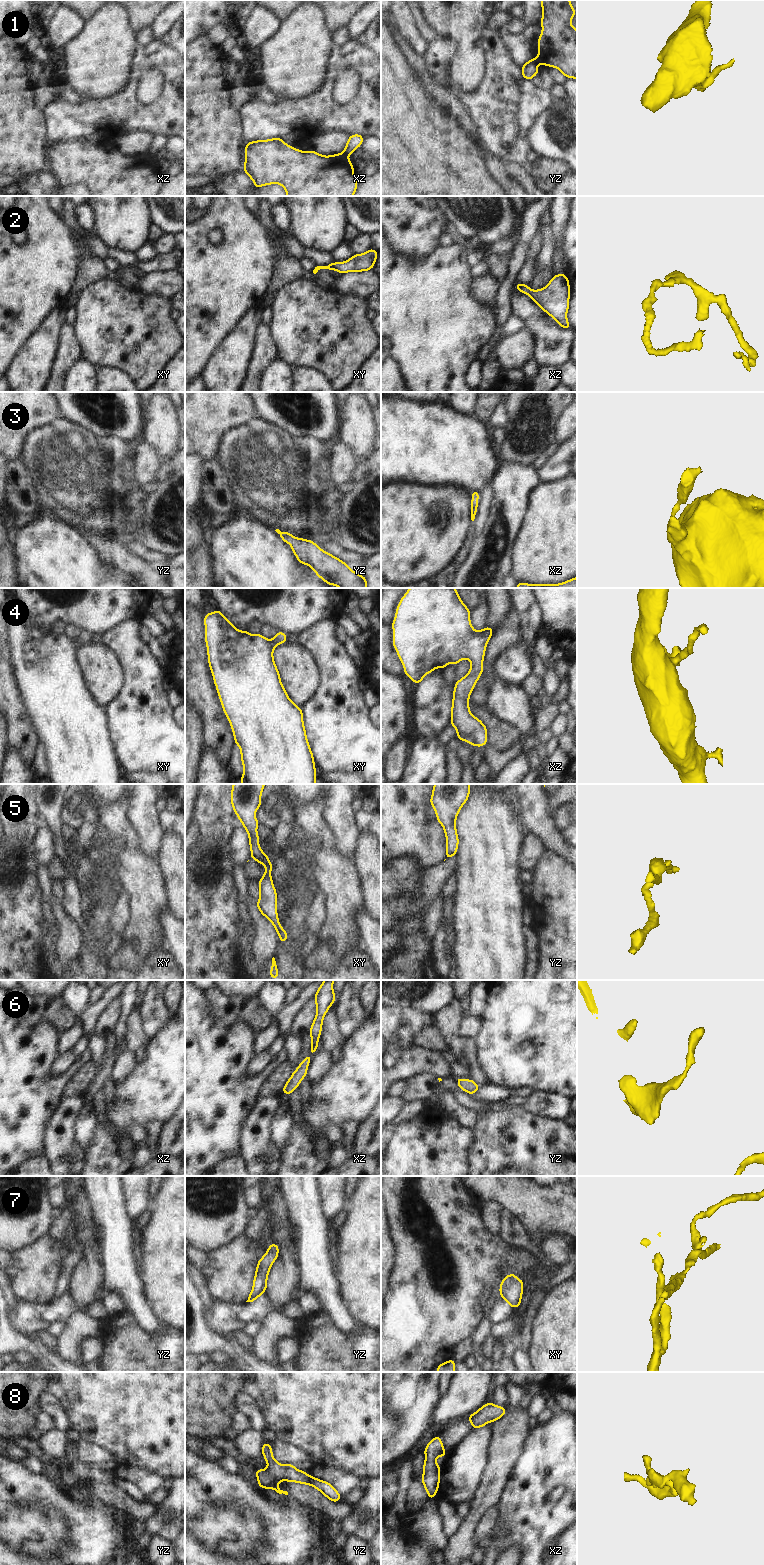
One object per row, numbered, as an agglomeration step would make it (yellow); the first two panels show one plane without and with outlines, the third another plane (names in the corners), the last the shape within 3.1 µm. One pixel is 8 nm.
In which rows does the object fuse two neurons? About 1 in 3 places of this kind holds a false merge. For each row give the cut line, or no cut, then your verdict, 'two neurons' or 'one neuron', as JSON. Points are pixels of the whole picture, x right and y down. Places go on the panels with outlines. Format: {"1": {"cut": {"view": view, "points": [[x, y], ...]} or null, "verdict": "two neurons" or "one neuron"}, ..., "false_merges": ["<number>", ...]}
{"1": {"cut": {"view": "yz", "points": [[533, 59], [536, 63]]}, "verdict": "two neurons"}, "2": {"cut": null, "verdict": "one neuron"}, "3": {"cut": null, "verdict": "one neuron"}, "4": {"cut": null, "verdict": "one neuron"}, "5": {"cut": {"view": "yz", "points": [[450, 855], [446, 857]]}, "verdict": "two neurons"}, "6": {"cut": null, "verdict": "one neuron"}, "7": {"cut": null, "verdict": "one neuron"}, "8": {"cut": null, "verdict": "one neuron"}, "false_merges": ["1", "5"]}

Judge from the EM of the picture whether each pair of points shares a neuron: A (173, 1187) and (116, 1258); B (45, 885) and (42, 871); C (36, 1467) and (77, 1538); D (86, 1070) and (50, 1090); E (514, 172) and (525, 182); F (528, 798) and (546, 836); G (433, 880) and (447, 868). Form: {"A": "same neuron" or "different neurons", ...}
{"A": "different neurons", "B": "same neuron", "C": "different neurons", "D": "different neurons", "E": "same neuron", "F": "same neuron", "G": "same neuron"}

